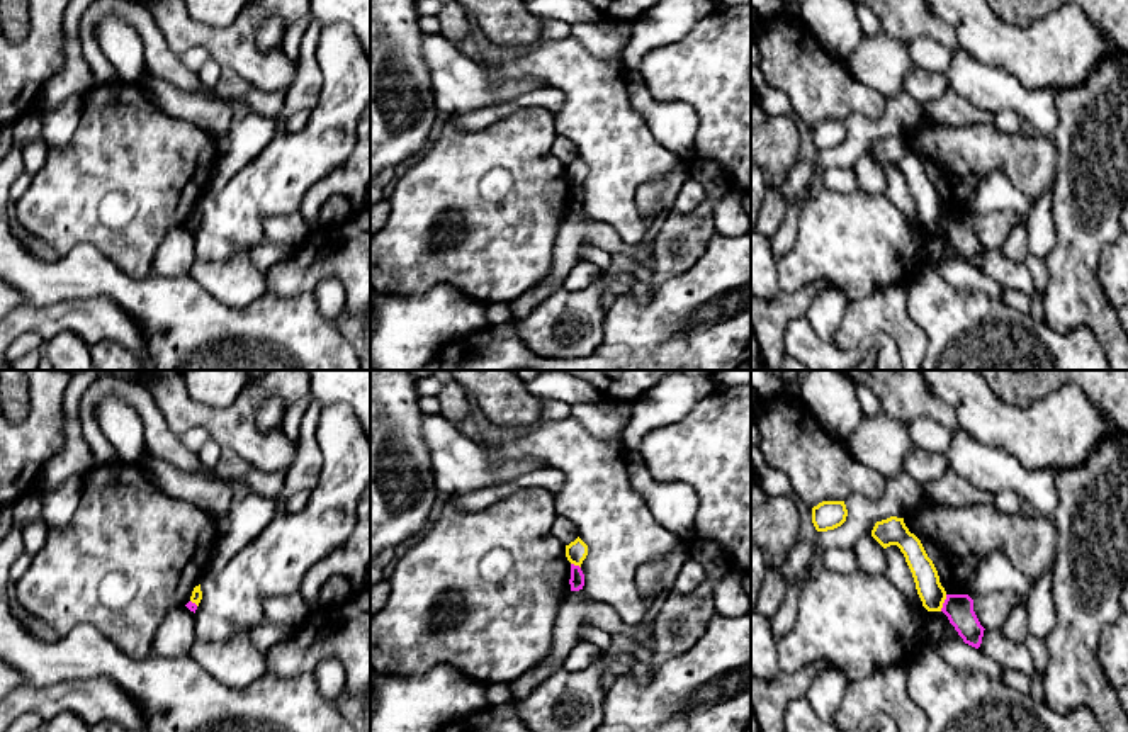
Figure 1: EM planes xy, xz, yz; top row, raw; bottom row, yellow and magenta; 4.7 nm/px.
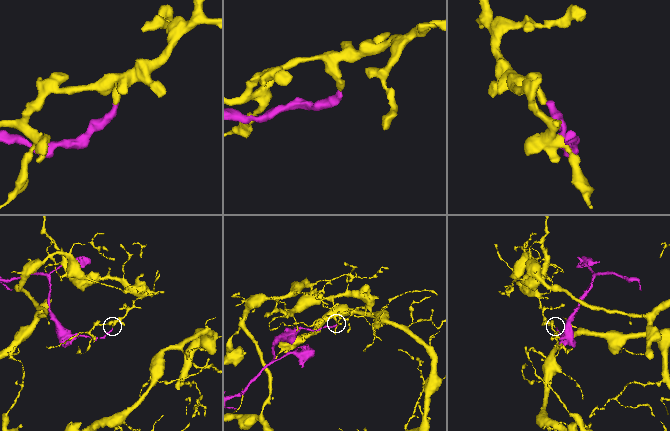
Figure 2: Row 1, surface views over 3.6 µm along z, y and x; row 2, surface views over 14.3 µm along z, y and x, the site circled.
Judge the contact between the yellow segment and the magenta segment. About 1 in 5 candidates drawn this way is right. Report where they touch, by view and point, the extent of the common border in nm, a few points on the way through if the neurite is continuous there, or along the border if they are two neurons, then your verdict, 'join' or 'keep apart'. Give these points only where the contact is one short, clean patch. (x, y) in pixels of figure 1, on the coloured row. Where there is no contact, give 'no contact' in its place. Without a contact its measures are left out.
contact yz (943, 602); length 90 nm; border yz (947, 595), (940, 610); keep apart

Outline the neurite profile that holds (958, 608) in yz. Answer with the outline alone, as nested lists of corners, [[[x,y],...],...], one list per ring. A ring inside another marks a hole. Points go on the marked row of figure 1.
[[[946,594],[941,611],[965,644],[980,647],[985,628],[980,625],[973,611],[973,600],[968,594]]]

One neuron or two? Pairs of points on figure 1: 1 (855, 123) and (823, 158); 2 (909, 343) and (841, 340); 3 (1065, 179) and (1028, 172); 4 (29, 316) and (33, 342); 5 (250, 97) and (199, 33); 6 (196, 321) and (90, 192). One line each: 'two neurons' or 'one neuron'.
1: one neuron
2: one neuron
3: two neurons
4: two neurons
5: two neurons
6: two neurons

